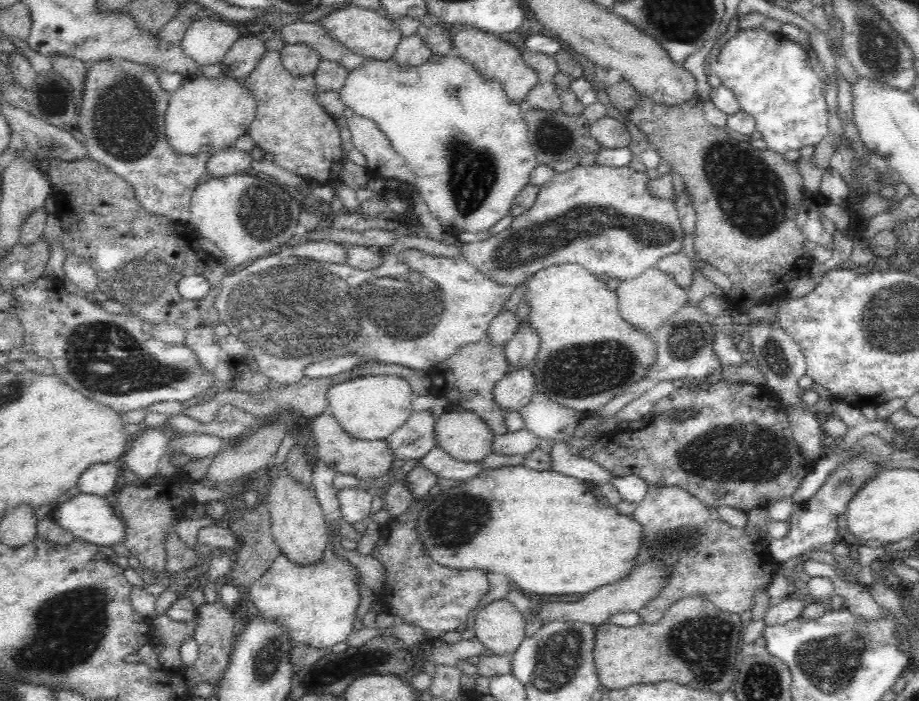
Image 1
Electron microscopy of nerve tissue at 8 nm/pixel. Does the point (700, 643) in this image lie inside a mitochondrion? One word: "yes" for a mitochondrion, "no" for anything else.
yes

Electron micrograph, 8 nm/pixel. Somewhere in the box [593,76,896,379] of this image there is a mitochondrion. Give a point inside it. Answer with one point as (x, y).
(752, 195)

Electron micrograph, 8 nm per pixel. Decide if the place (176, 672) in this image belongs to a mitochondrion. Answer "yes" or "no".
no

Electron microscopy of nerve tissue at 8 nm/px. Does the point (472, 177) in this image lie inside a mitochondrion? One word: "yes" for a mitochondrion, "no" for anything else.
yes

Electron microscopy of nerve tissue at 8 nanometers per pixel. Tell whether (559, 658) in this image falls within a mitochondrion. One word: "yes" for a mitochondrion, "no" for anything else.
yes

